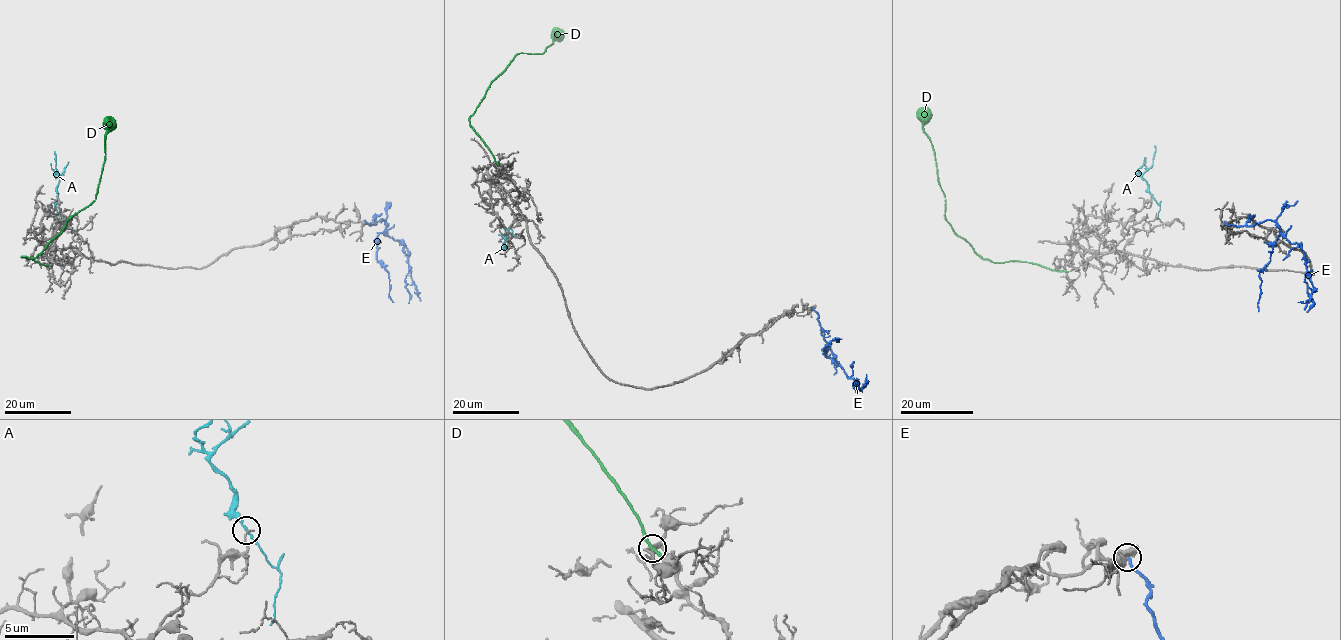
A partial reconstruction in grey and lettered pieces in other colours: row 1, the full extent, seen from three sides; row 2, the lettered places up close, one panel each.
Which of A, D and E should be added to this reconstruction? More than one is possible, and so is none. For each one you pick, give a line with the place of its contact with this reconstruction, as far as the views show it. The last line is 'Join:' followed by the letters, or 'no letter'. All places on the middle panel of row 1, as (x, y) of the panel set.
Join: no letter

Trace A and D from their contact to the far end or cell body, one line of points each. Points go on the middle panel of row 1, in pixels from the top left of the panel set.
A: (506, 241), (507, 232), (502, 244)
D: (497, 163), (470, 124), (469, 117), (489, 84), (517, 54), (543, 53), (553, 43), (554, 33), (560, 38)

